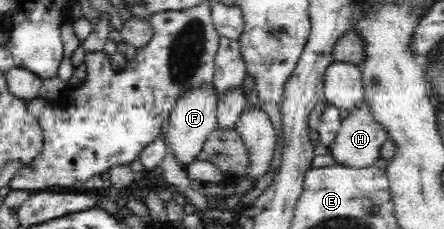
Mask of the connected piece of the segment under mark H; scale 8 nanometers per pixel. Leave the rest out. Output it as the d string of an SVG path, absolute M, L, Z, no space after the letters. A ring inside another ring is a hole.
M365 101L342 121L337 134L336 140L333 140L332 146L329 146L327 150L334 156L336 164L354 168L366 168L375 164L375 160L381 157L382 146L390 140L387 130L381 124L377 124L369 104Z

